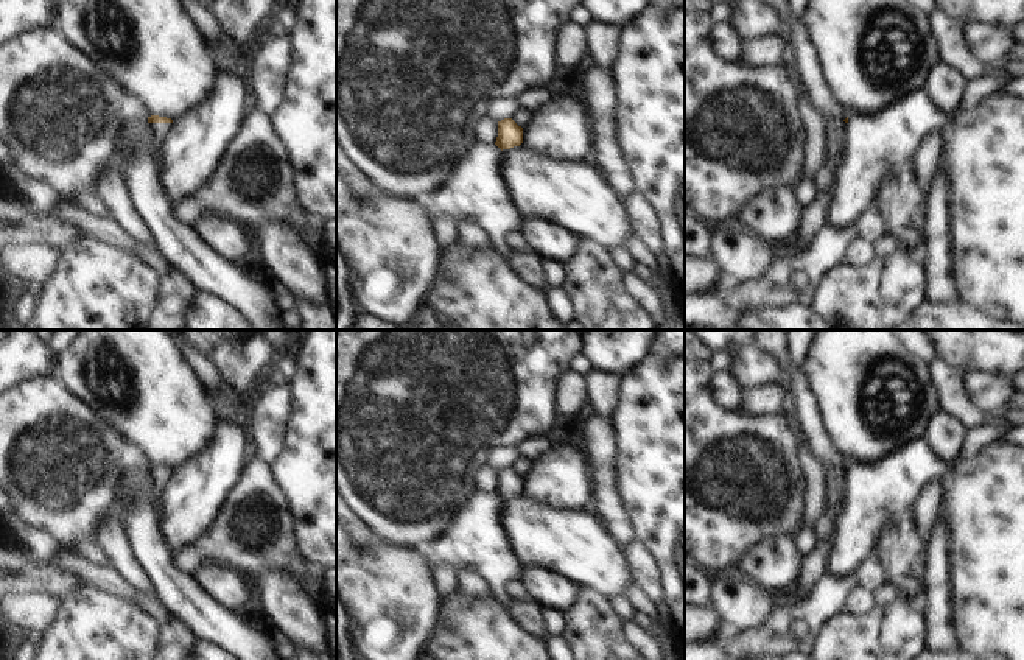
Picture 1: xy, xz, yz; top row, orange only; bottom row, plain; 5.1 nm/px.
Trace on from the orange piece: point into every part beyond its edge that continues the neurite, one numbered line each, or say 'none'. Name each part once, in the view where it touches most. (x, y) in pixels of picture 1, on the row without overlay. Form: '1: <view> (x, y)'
1: xy (157, 478)

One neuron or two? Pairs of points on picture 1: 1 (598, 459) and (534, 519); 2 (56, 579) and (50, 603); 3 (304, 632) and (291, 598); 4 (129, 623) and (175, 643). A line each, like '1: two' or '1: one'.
1: two
2: two
3: one
4: two

